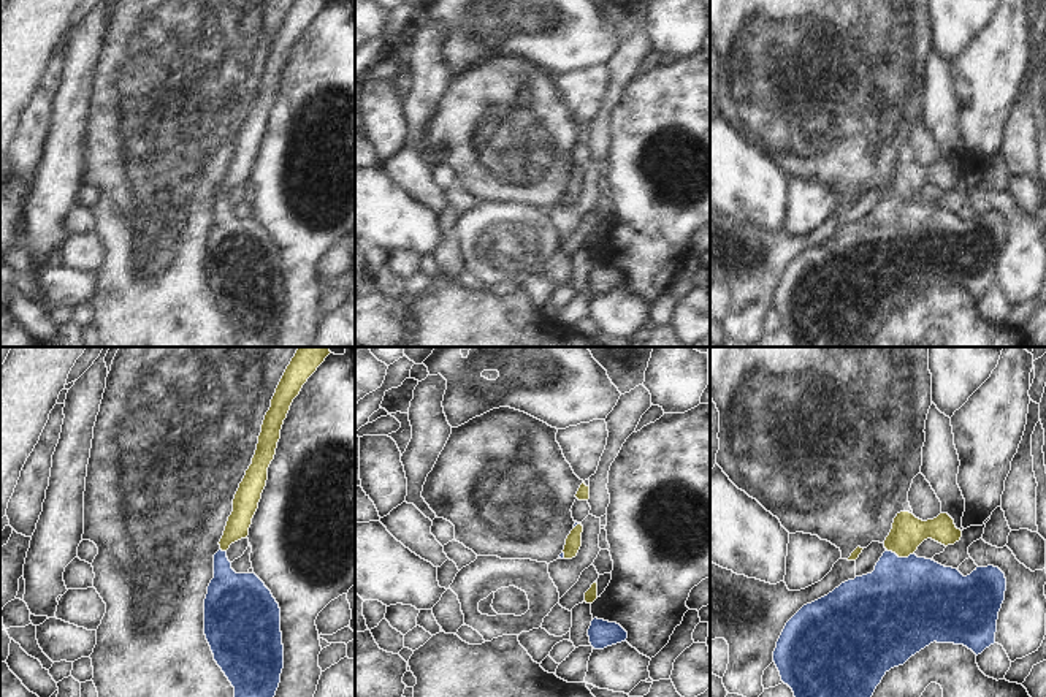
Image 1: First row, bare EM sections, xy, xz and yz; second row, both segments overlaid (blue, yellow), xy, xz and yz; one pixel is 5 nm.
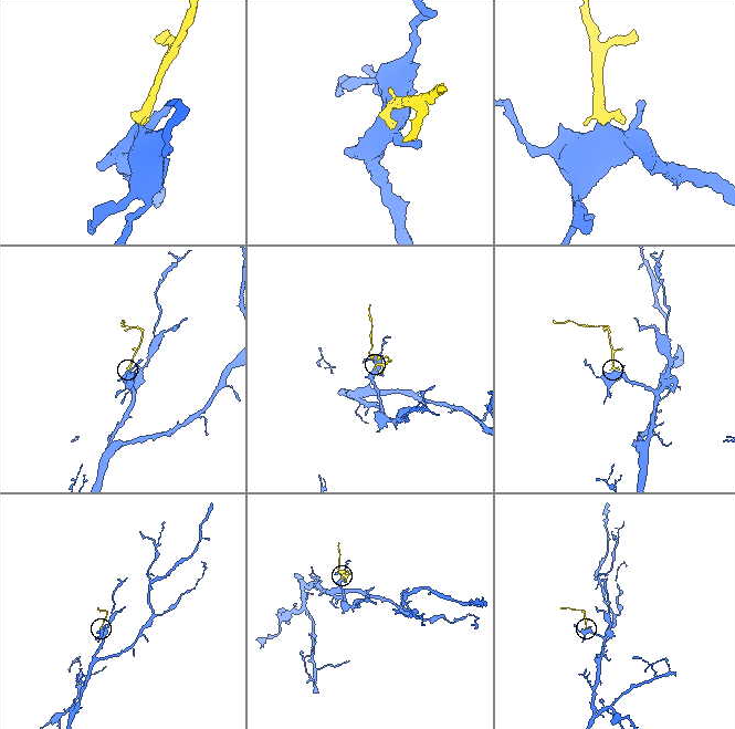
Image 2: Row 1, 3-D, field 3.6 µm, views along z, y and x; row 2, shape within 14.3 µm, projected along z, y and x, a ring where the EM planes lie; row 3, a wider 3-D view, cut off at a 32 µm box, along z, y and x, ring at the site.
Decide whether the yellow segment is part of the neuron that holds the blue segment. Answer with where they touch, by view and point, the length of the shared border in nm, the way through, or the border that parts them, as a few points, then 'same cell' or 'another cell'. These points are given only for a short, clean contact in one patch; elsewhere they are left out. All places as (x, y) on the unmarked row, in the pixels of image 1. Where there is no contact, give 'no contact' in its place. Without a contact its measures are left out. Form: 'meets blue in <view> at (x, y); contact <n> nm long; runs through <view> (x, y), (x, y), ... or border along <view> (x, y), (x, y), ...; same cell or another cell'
meets blue in yz at (900, 203); contact 150 nm long; runs through yz (905, 249), (900, 203), (900, 189), (908, 178); same cell

